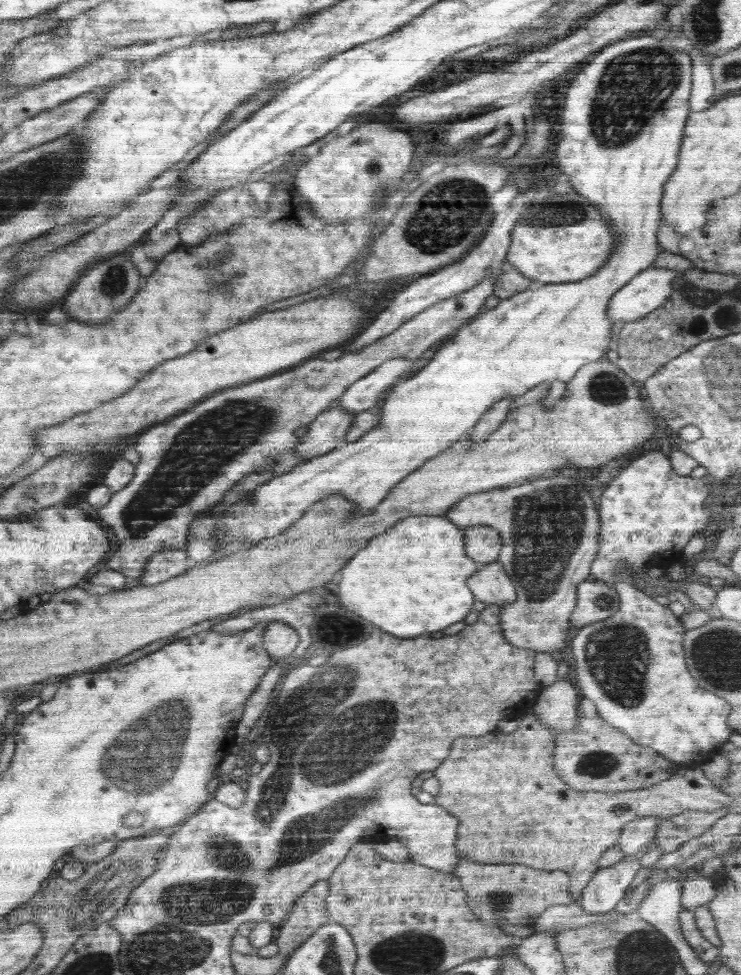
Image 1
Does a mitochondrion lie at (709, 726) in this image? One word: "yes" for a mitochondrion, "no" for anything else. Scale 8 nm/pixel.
no

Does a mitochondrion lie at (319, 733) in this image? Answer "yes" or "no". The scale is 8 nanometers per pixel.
yes

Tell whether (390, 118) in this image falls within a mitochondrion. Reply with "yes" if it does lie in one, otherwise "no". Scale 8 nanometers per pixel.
no

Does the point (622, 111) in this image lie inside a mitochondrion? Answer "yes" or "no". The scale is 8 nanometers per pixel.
yes

